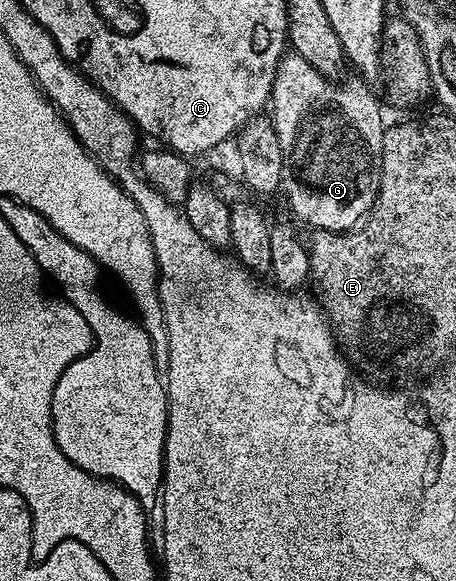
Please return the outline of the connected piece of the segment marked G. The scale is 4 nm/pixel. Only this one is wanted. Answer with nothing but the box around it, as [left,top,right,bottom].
[269,54,385,232]

